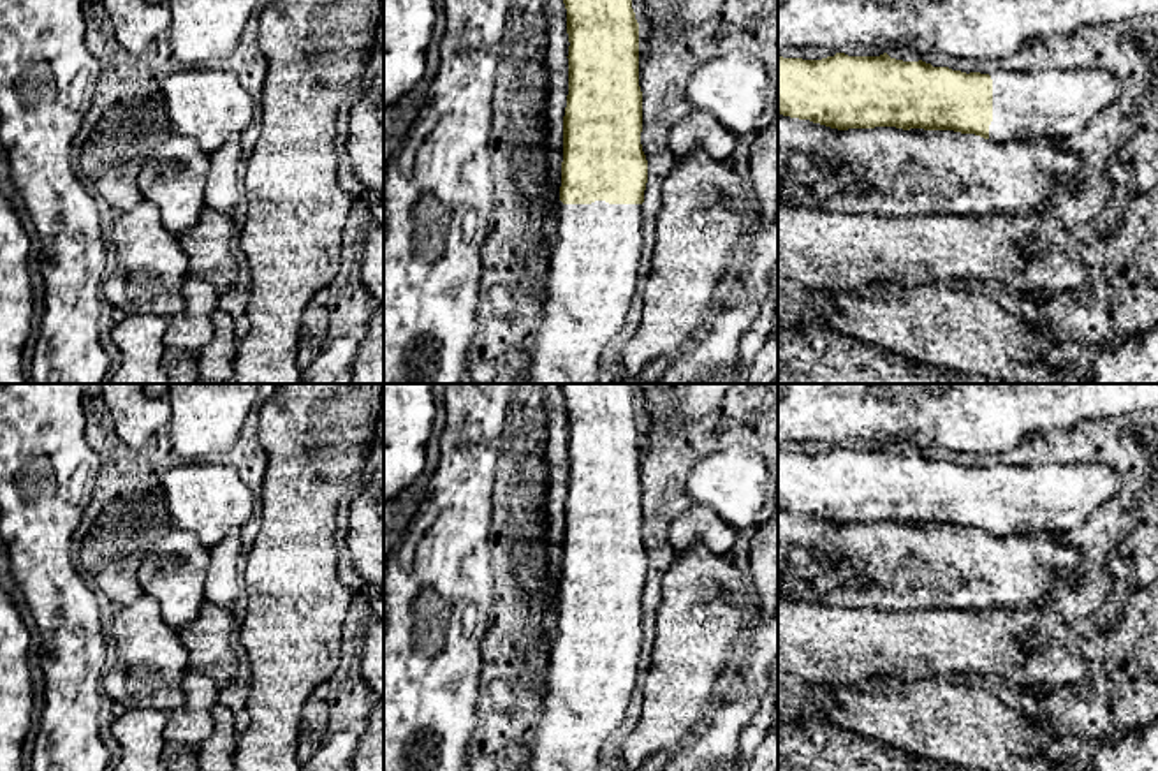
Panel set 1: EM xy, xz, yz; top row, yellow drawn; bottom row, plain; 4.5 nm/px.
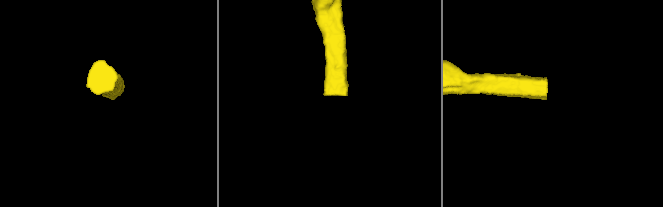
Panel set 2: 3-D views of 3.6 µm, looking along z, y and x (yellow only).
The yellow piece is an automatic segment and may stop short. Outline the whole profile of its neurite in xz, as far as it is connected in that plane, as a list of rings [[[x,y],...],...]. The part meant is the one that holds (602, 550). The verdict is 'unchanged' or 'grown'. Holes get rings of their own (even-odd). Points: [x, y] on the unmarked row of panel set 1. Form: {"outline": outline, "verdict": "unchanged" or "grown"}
{"outline": [[[561,384],[567,403],[567,428],[568,428],[568,489],[563,510],[563,556],[561,556],[561,581],[560,581],[560,609],[556,620],[556,637],[551,650],[551,665],[544,694],[544,718],[537,731],[528,771],[598,771],[598,753],[604,741],[621,725],[630,695],[637,685],[637,664],[642,651],[642,602],[644,584],[648,577],[648,554],[641,539],[642,526],[642,486],[639,481],[639,417],[632,403],[630,384]]], "verdict": "grown"}

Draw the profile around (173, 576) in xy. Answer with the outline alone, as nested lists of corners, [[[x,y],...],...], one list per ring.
[[[174,528],[137,570],[143,593],[158,604],[164,623],[176,632],[199,616],[208,567],[209,553],[201,539]]]

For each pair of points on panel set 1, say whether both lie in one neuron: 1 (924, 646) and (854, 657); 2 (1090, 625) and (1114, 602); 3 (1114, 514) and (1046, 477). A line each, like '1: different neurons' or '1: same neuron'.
1: same neuron
2: same neuron
3: different neurons

